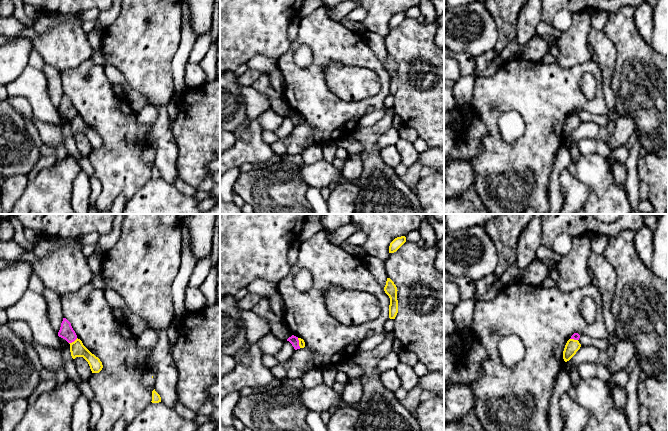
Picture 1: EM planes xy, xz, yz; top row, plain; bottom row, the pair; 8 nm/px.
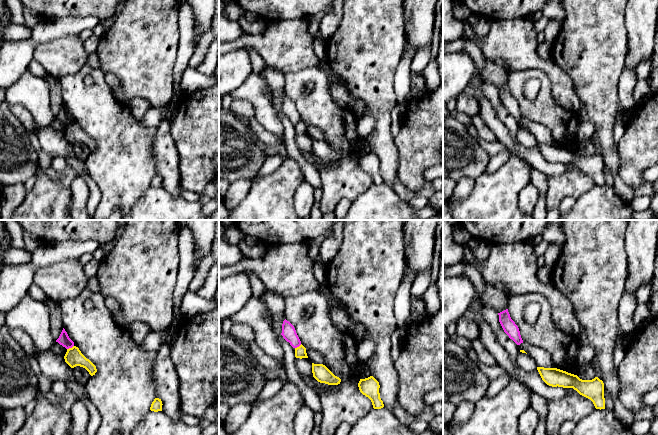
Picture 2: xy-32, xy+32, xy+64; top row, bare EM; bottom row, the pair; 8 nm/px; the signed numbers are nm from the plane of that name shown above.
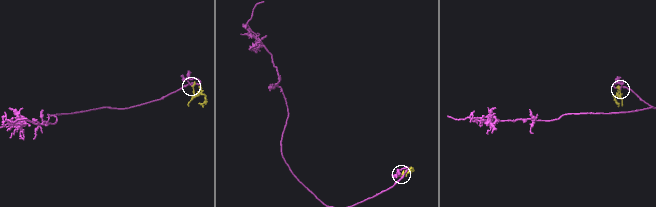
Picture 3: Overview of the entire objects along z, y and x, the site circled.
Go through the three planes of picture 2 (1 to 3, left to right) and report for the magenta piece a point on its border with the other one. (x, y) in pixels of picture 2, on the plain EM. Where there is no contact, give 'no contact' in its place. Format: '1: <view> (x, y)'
1: xy-32 (70, 124)
2: xy+32 (299, 122)
3: no contact

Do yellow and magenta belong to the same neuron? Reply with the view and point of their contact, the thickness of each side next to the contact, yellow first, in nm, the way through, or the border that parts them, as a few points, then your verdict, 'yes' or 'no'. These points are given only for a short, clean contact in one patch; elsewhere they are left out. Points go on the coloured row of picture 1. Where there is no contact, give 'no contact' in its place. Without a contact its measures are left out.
meets yellow in xy at (74, 341); 120 nm thick on the yellow side, 120 nm on the other; border along xy (77, 338), (69, 343); no

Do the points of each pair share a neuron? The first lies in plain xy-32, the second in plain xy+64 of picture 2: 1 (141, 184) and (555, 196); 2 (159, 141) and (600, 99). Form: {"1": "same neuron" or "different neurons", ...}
{"1": "same neuron", "2": "same neuron"}

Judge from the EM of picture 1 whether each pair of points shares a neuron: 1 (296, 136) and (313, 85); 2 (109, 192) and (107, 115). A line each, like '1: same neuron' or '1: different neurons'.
1: different neurons
2: same neuron

